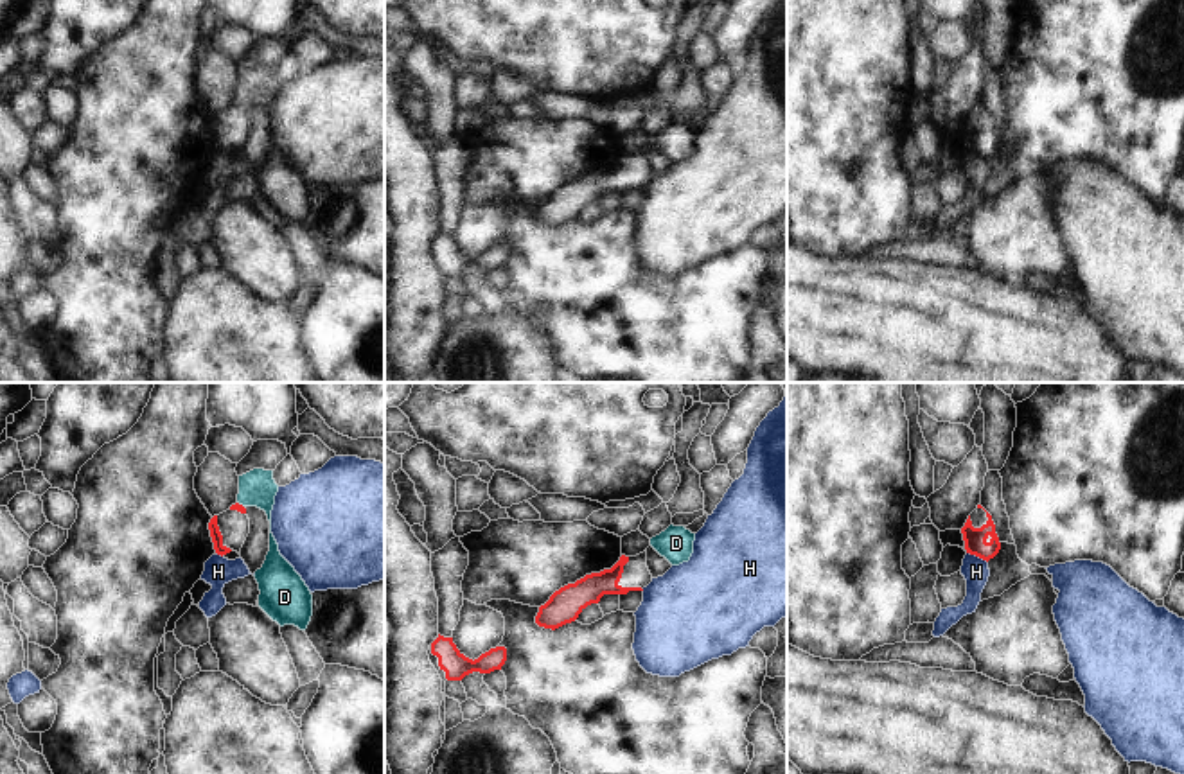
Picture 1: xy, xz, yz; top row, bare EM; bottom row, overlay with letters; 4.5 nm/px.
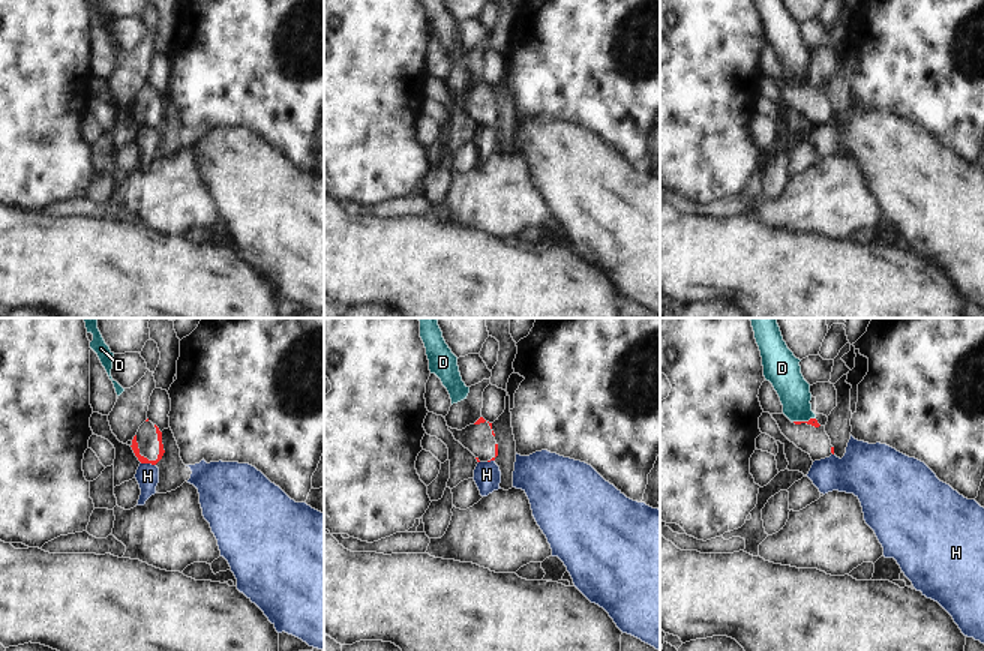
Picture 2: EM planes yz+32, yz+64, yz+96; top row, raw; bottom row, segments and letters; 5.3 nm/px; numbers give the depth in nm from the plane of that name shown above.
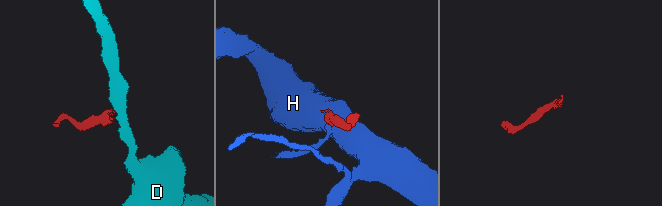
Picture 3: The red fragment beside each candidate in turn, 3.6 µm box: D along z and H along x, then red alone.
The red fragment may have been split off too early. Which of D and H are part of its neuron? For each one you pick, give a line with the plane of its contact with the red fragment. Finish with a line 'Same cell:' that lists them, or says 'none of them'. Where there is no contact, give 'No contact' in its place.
Same cell: none of them

